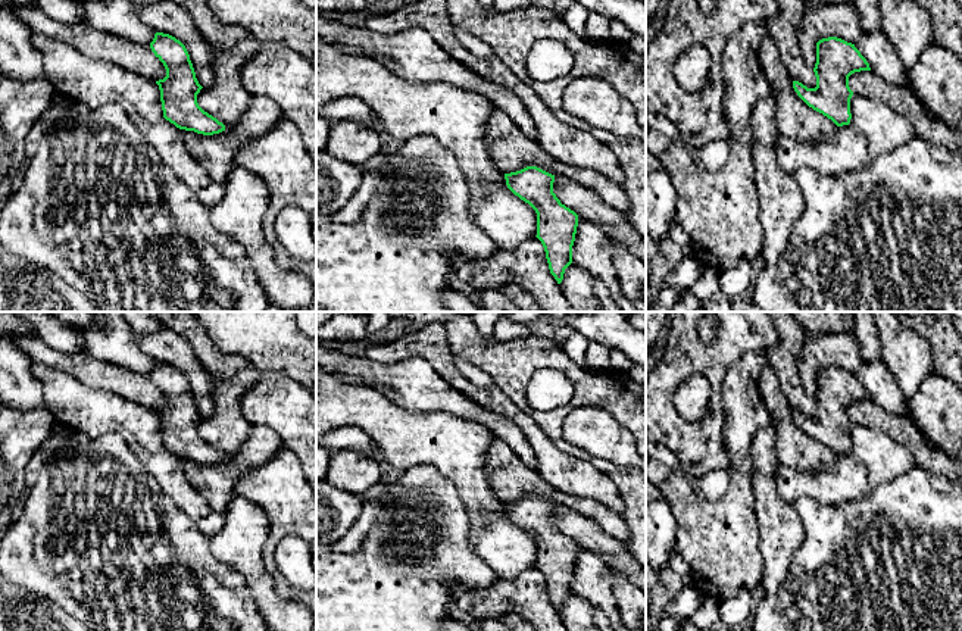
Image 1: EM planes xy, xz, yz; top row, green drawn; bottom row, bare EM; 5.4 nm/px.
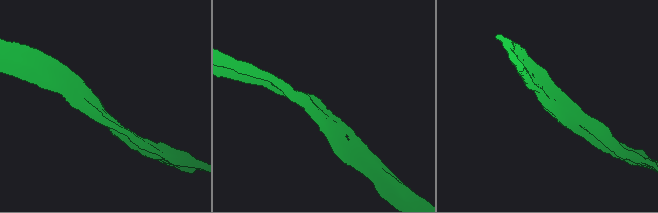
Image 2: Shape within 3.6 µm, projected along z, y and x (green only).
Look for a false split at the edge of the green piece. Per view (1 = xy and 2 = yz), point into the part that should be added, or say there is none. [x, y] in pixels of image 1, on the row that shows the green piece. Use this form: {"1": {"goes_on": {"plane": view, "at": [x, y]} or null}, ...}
{"1": {"goes_on": null}, "2": {"goes_on": null}}

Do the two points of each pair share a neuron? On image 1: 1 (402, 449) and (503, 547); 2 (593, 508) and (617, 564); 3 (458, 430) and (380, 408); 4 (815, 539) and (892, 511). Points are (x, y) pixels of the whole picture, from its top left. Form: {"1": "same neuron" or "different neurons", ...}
{"1": "same neuron", "2": "different neurons", "3": "same neuron", "4": "same neuron"}

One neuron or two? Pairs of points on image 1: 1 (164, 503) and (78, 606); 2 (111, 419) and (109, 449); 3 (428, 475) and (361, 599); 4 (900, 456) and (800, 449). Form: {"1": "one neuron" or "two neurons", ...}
{"1": "one neuron", "2": "two neurons", "3": "one neuron", "4": "two neurons"}

